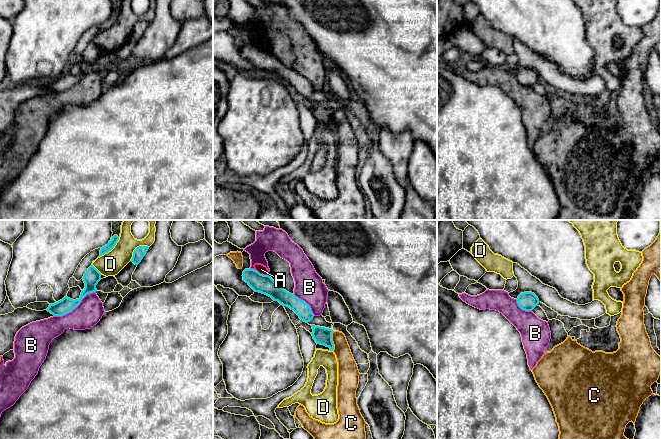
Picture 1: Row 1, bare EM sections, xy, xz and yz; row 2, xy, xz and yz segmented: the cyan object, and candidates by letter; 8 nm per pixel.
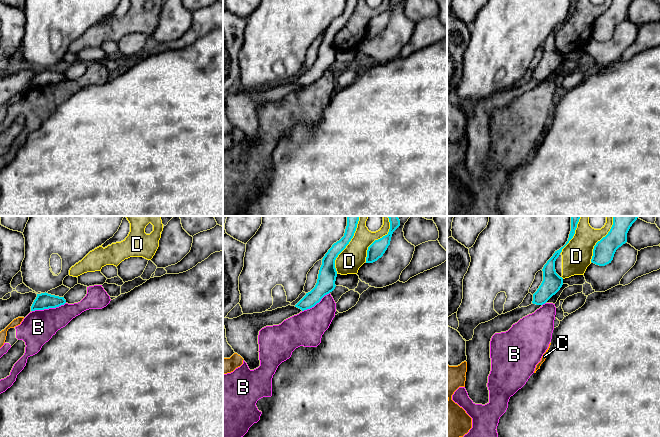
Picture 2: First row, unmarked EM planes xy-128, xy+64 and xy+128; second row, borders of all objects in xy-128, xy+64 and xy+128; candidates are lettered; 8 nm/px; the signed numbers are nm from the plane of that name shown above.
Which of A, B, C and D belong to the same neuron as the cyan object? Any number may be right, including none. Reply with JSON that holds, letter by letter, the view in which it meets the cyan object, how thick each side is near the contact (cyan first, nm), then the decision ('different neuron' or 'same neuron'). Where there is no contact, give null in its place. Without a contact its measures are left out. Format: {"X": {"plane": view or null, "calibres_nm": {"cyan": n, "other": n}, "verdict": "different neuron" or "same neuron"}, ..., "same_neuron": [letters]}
{"A": {"plane": "xz", "calibres_nm": {"cyan": 150, "other": 70}, "verdict": "different neuron"}, "B": {"plane": "xy", "calibres_nm": {"cyan": 120, "other": 220}, "verdict": "different neuron"}, "C": {"plane": "xz", "calibres_nm": {"cyan": 140, "other": 160}, "verdict": "different neuron"}, "D": {"plane": "xy", "calibres_nm": {"cyan": 90, "other": 190}, "verdict": "different neuron"}, "same_neuron": []}

